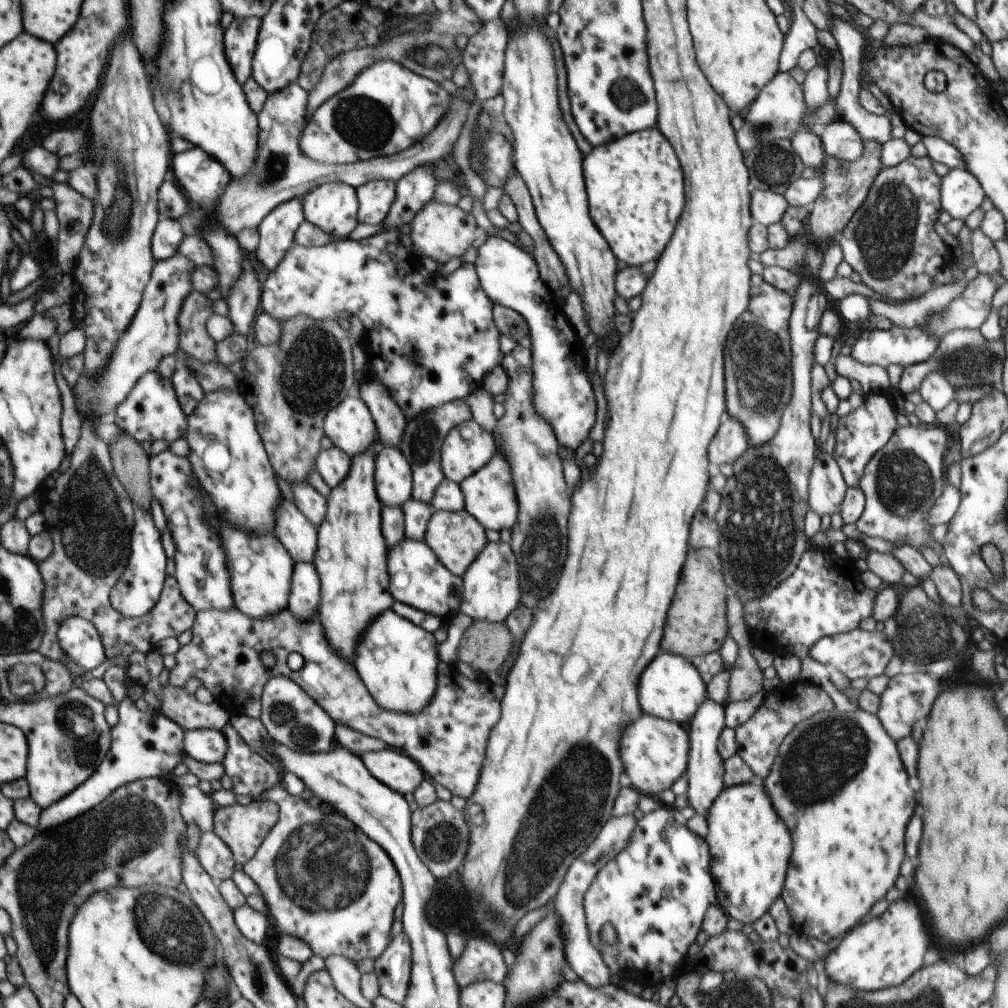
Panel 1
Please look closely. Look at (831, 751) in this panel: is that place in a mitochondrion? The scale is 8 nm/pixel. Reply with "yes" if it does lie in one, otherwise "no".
yes

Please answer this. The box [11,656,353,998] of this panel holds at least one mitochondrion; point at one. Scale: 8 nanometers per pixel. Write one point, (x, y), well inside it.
(158, 916)

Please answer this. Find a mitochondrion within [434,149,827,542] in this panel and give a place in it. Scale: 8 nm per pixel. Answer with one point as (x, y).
(759, 377)

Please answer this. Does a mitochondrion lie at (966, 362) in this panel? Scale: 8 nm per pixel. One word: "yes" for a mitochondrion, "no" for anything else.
yes

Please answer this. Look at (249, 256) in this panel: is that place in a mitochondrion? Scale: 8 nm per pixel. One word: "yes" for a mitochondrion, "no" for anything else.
no

